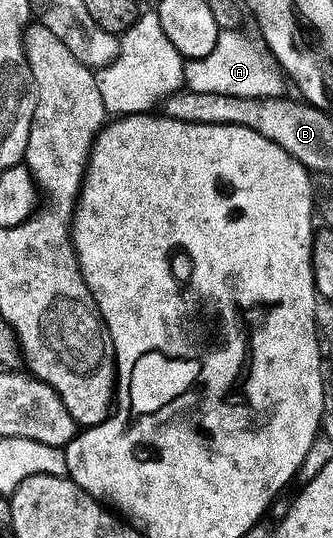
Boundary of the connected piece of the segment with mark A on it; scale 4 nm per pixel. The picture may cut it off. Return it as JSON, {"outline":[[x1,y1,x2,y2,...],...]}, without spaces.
{"outline":[[222,30,219,44,215,44,215,52,211,52,211,56,192,59,186,65,185,86,195,93,214,93,216,96,242,100,281,98,286,93,286,75,276,61,273,61,260,45,258,46,241,30]]}

